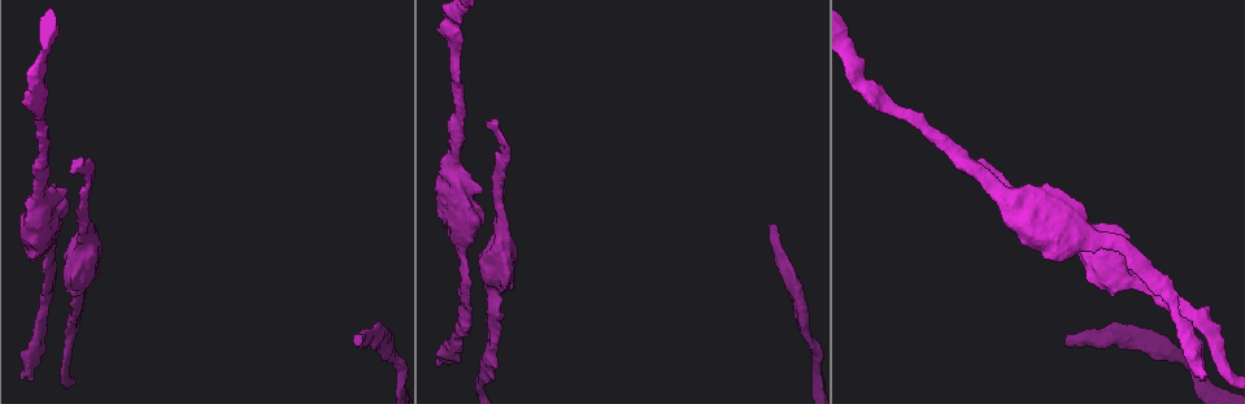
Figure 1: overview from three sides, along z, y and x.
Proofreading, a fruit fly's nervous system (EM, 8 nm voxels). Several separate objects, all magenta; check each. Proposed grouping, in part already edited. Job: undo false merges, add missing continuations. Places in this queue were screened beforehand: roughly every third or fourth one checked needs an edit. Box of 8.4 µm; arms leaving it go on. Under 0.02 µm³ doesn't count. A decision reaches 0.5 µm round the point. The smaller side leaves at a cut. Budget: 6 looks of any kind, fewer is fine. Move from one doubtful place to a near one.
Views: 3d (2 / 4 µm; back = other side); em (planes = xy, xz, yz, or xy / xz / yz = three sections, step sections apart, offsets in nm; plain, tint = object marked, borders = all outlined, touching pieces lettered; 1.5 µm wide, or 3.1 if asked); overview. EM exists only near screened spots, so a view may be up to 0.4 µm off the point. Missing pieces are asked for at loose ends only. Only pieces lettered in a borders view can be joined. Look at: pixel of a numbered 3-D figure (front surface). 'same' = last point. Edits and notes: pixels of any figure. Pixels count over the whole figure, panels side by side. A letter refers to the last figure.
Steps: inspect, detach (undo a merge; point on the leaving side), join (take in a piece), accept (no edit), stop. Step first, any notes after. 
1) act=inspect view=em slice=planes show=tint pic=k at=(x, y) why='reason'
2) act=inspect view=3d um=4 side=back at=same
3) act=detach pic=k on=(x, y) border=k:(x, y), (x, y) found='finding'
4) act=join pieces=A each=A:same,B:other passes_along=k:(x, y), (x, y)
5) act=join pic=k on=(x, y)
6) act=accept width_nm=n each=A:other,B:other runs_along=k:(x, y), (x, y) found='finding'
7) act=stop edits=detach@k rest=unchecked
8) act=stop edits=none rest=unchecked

act=inspect view=3d um=2 pic=1 at=(445, 360) why='branch stops here'

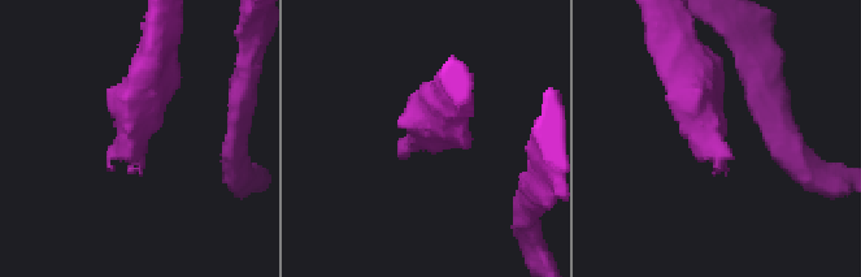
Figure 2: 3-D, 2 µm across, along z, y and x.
act=inspect view=em slice=planes show=tint pic=2 at=(428, 151)

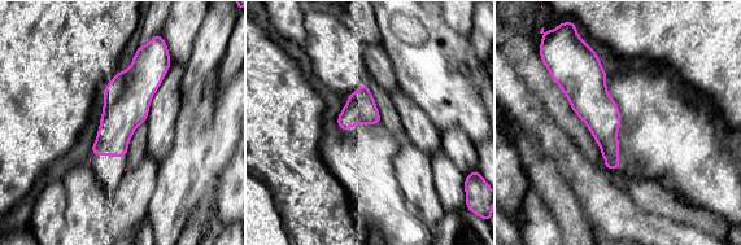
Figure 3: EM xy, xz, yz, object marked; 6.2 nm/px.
act=inspect view=em slice=planes show=borders at=same why='what lies round it'

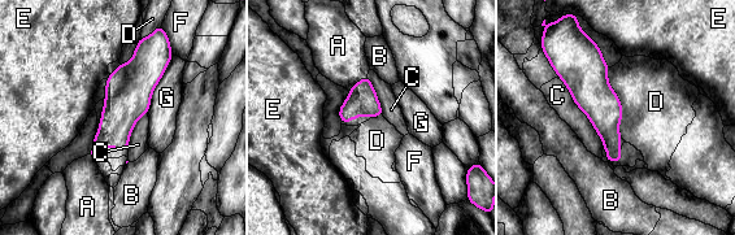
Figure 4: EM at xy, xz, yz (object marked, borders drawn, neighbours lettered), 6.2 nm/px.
act=accept width_nm=160 each=A:other,B:other,C:other,D:other,E:other,F:other,G:other border=4:(608, 68), (621, 135) found='none of them fits'

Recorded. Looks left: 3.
act=inspect view=3d um=4 pic=1 at=(462, 212) why='thick turns thin'

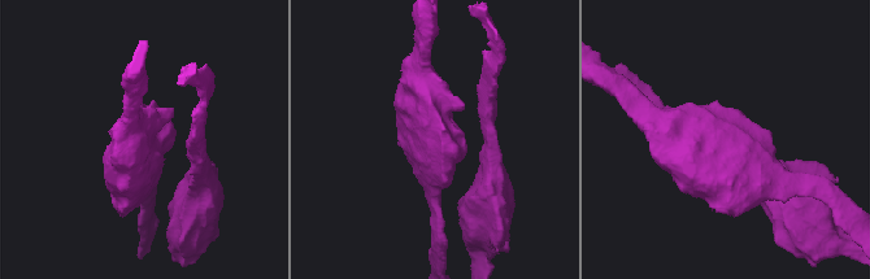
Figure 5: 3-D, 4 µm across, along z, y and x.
act=inspect view=em slice=yz step=4 show=tint pic=5 at=(432, 136) why='need the tissue'

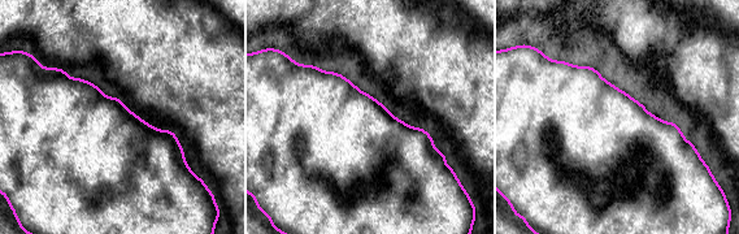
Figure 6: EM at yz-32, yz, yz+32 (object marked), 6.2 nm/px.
act=inspect view=em slice=planes show=borders at=same why='another direction'

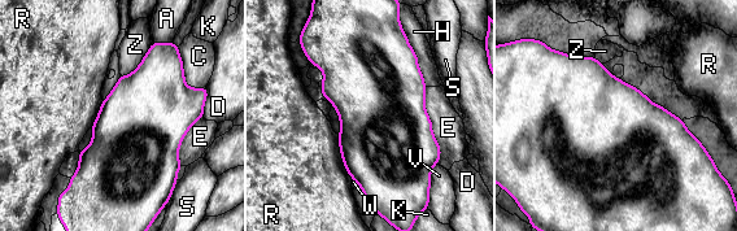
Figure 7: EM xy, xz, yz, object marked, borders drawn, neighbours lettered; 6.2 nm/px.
act=accept longest_contact=E:480nm each=A:other,C:other,D:other,E:other,H:other,K:other,R:other,S:other,V:other,W:other,Z:other found='continuous, no second cell'

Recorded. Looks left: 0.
act=stop edits=none rest=unchecked

